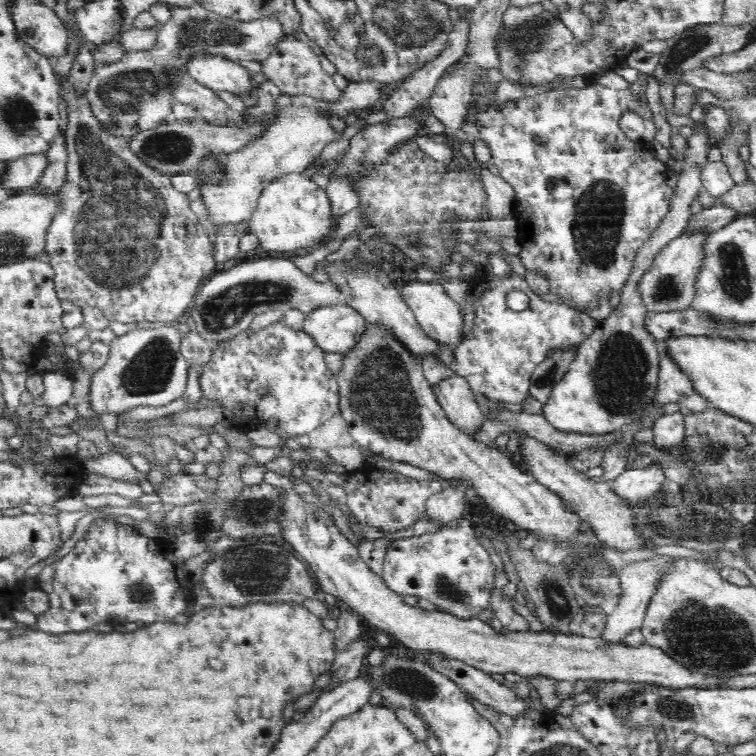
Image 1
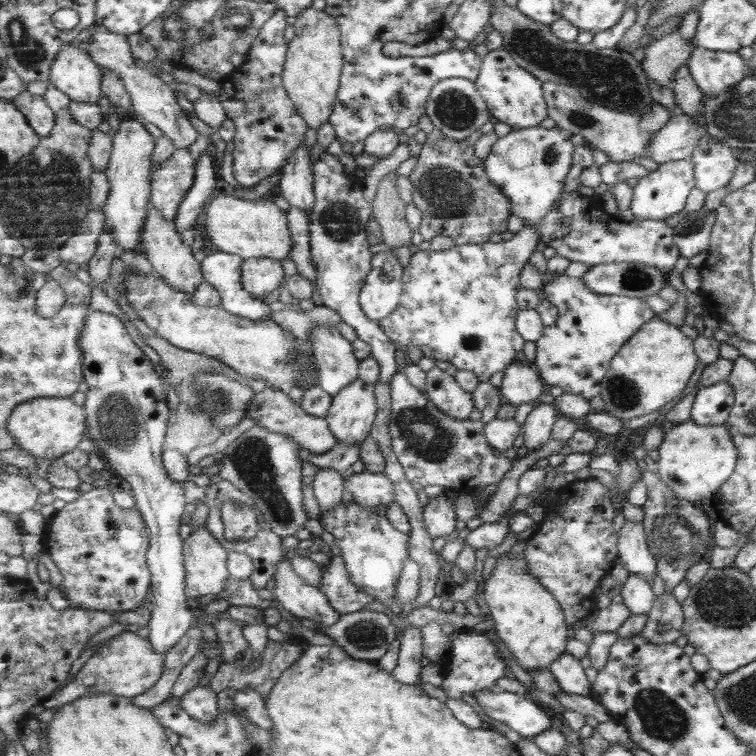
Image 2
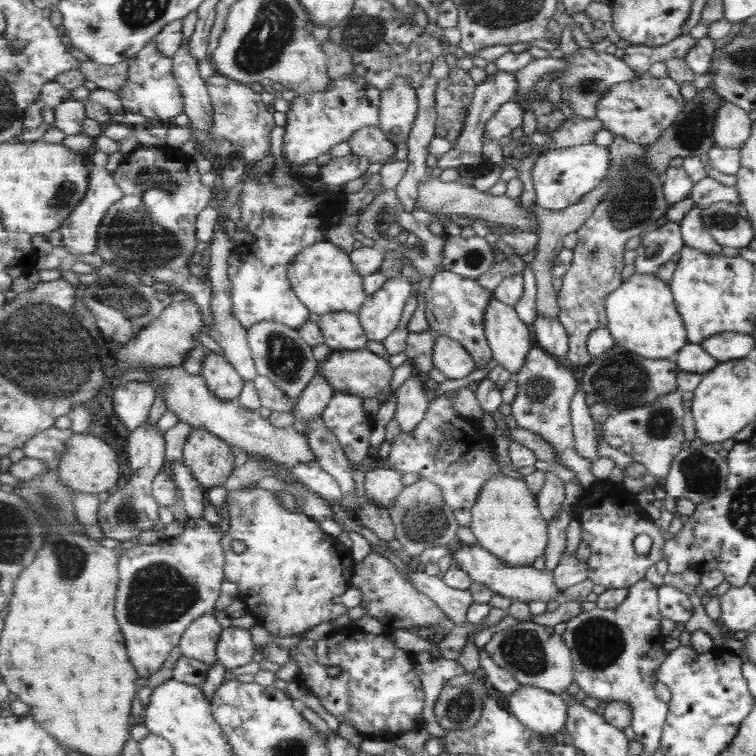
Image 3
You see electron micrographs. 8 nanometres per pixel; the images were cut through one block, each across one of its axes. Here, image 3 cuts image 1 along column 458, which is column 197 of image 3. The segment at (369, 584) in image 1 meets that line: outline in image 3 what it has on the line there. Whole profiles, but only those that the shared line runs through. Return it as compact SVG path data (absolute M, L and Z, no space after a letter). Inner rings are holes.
M215 612L200 616L183 633L179 648L181 654L213 666L218 663L218 643L223 626L215 619Z

